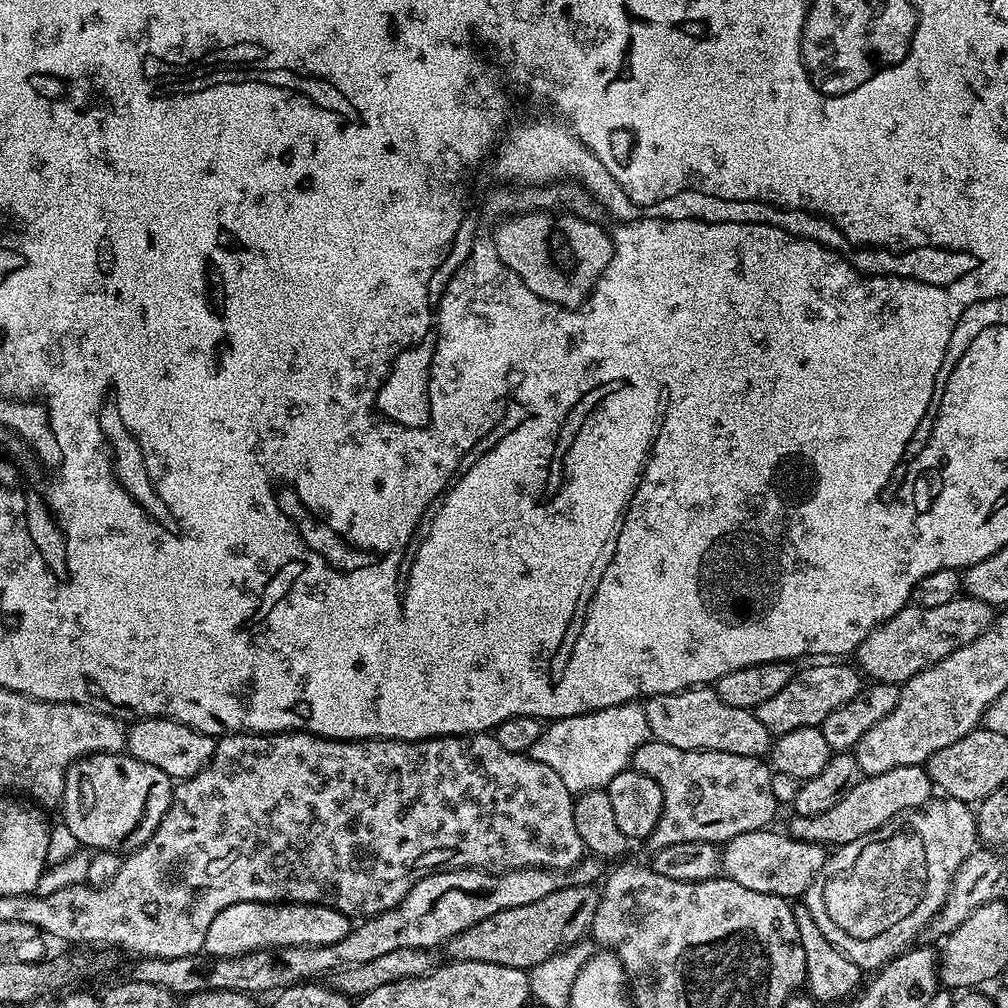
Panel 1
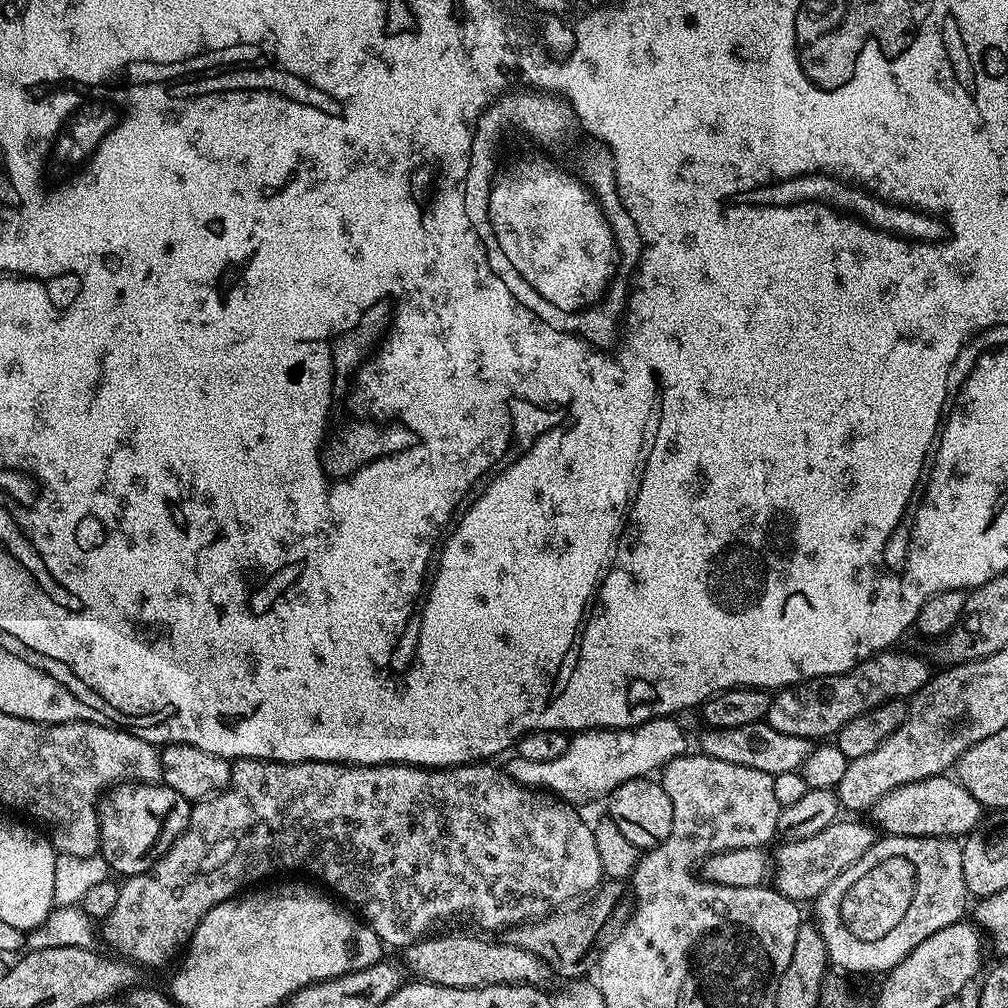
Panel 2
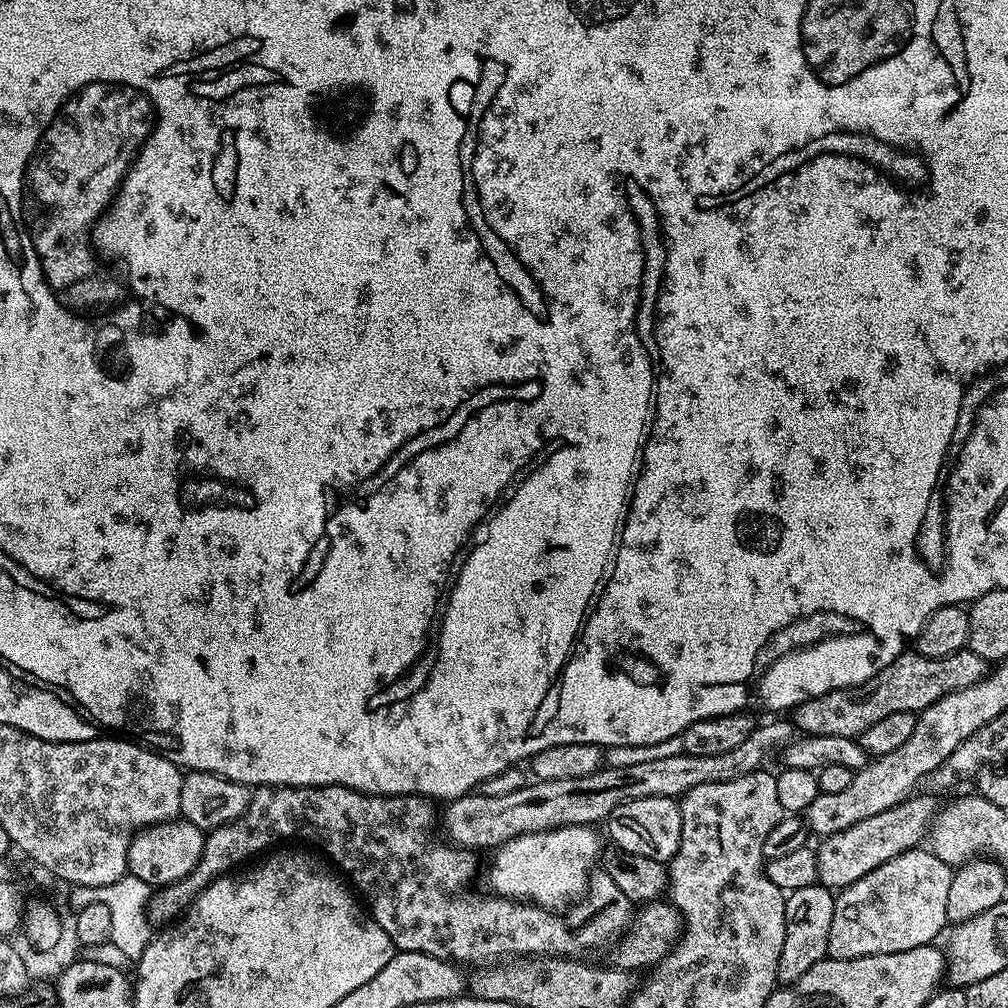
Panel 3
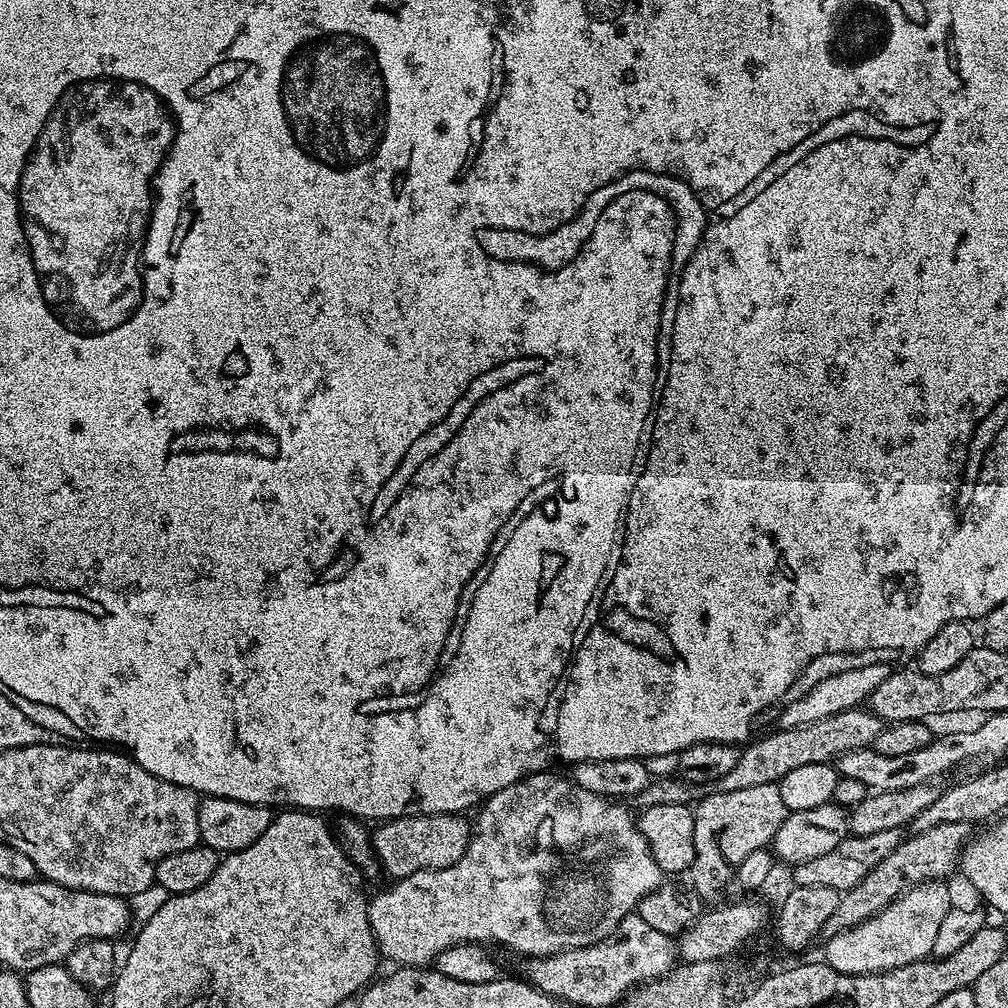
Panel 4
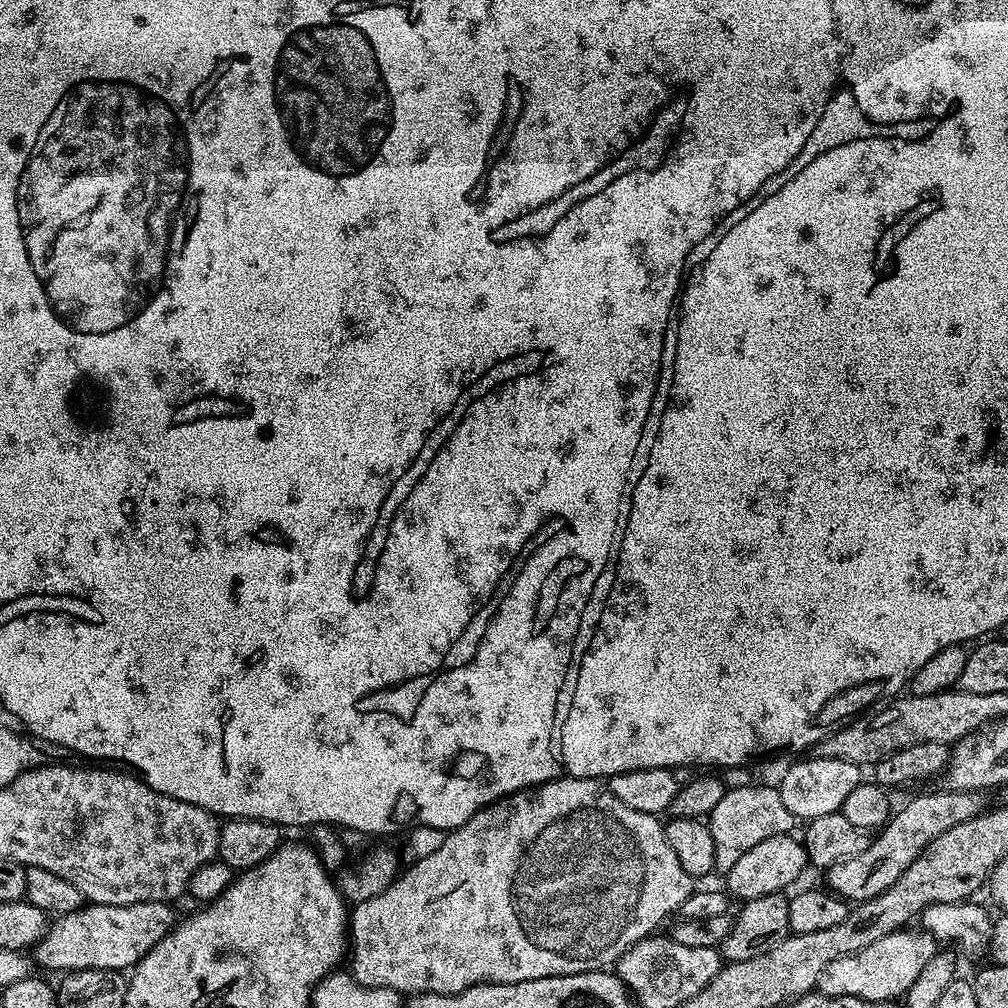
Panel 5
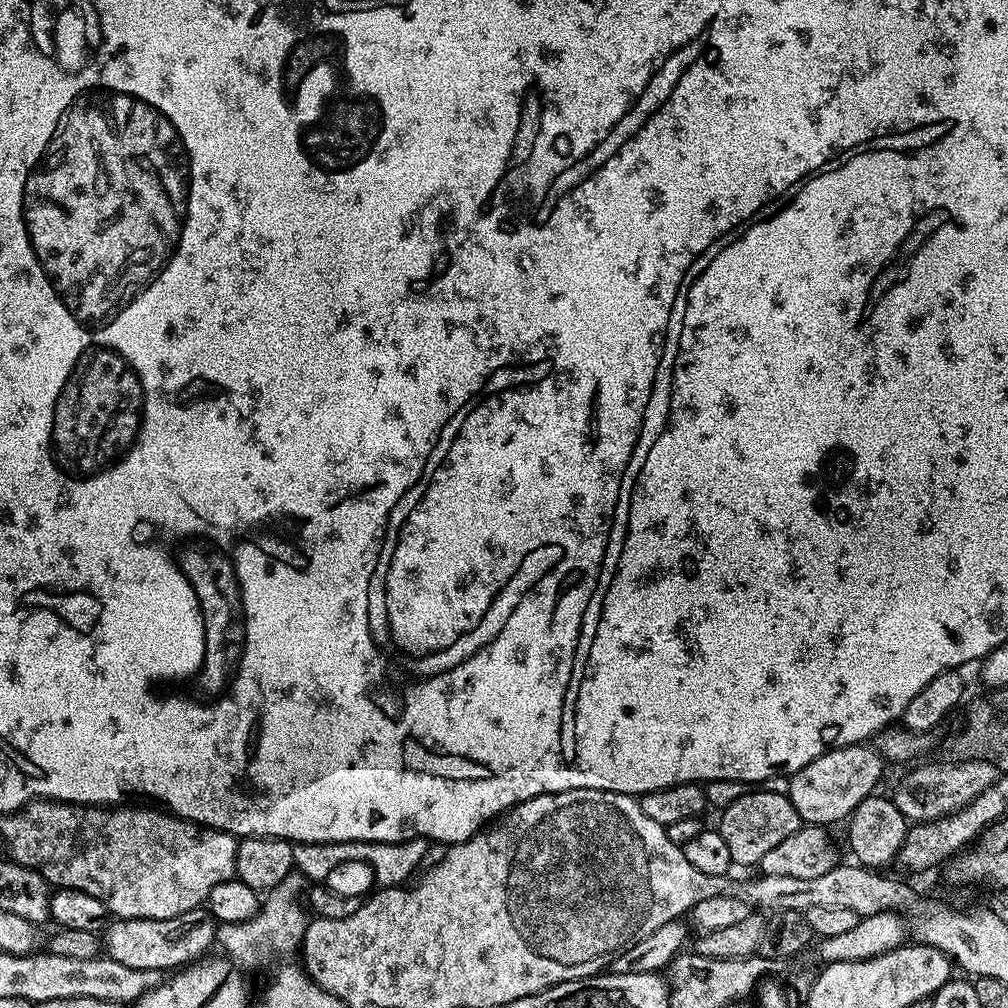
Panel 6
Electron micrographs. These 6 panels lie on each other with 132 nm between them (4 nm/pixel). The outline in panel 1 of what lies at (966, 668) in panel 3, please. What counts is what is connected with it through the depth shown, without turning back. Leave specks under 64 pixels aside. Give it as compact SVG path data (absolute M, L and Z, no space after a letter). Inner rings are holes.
M812 662L809 668L797 671L786 682L786 687L779 694L774 694L762 706L755 708L758 722L766 726L766 730L773 737L786 734L790 730L802 730L803 728L819 728L834 710L838 710L843 704L849 704L851 700L862 690L862 676L851 663L848 662Z

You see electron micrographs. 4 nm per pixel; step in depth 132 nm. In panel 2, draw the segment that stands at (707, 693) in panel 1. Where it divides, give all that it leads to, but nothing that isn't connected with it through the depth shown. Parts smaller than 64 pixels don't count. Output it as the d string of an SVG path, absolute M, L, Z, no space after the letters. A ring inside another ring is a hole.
M761 722L750 726L704 730L700 736L699 751L722 762L734 762L734 766L750 766L774 777L799 770L806 758L810 758L813 747L811 740L798 738L795 734L782 734L767 722Z

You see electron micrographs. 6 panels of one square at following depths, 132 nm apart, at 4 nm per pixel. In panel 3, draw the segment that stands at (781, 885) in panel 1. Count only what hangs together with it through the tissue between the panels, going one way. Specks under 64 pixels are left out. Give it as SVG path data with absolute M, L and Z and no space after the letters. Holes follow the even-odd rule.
M913 794L890 810L882 810L882 814L862 818L862 822L854 822L854 826L846 826L846 830L840 830L838 834L823 837L819 841L820 848L815 849L817 881L826 888L839 890L858 882L858 878L882 866L882 862L890 862L890 858L898 854L906 854L912 848L921 847L923 840L920 839L929 835L938 803L932 796L920 795Z

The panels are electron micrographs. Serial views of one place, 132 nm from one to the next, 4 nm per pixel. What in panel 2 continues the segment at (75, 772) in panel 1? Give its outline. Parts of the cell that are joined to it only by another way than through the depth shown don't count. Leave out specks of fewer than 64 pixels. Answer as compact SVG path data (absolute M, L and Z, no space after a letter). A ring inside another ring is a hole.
M125 782L109 788L106 795L99 801L98 804L98 811L100 813L99 855L104 857L113 873L118 874L118 872L121 872L121 877L124 878L129 876L137 876L146 870L150 870L154 866L154 862L158 862L162 857L164 857L166 850L170 850L170 846L173 844L173 842L184 833L186 826L190 822L190 814L192 813L193 807L193 801L182 798L182 794L178 794L178 790L170 790L170 786L163 782L157 782L155 784L138 784L135 782Z

